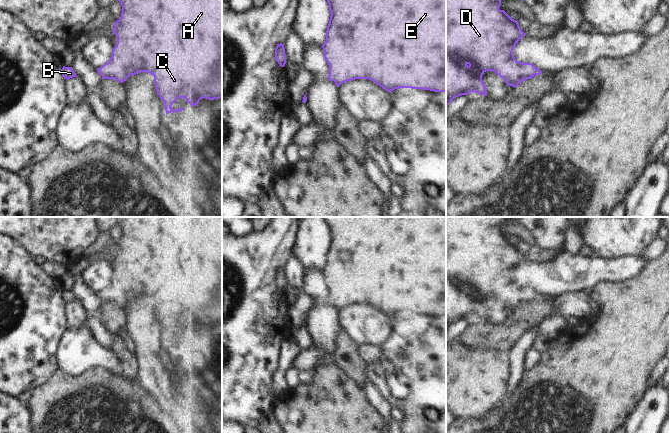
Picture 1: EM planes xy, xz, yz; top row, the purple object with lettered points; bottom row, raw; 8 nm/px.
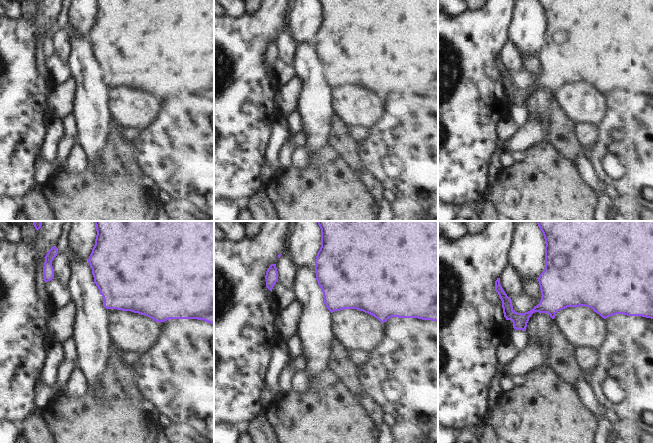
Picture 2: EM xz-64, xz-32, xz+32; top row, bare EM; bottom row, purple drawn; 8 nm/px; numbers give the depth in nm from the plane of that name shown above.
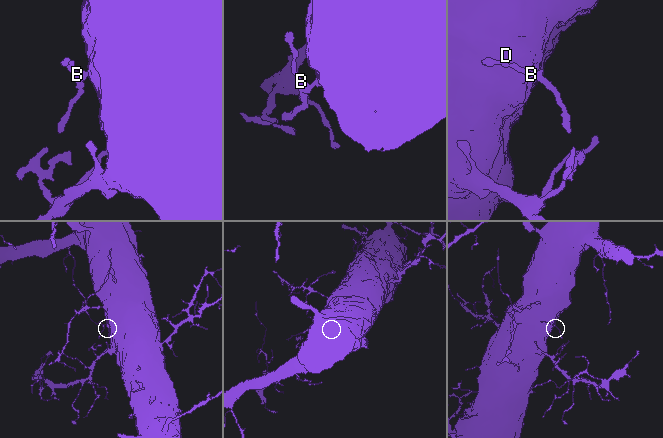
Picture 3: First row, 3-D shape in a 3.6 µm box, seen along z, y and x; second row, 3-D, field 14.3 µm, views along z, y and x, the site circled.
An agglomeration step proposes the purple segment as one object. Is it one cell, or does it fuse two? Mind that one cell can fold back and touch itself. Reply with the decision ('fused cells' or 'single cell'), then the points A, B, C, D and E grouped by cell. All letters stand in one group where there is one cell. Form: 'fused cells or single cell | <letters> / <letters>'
single cell | A B C D E

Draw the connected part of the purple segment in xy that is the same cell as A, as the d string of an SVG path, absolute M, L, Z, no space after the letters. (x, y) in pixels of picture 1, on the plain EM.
M115 217L117 220L118 225L122 230L121 241L119 244L116 245L113 252L113 258L117 260L117 268L112 274L112 280L110 284L102 289L100 292L96 293L97 296L102 300L104 303L115 303L118 306L123 307L127 304L127 302L131 299L138 298L139 296L147 296L154 300L154 308L156 311L157 318L160 322L164 325L164 332L166 338L171 336L180 336L183 334L182 331L179 333L174 334L171 330L178 322L185 322L186 326L188 326L191 330L197 330L199 325L202 322L206 322L209 324L219 323L222 322L222 217Z

